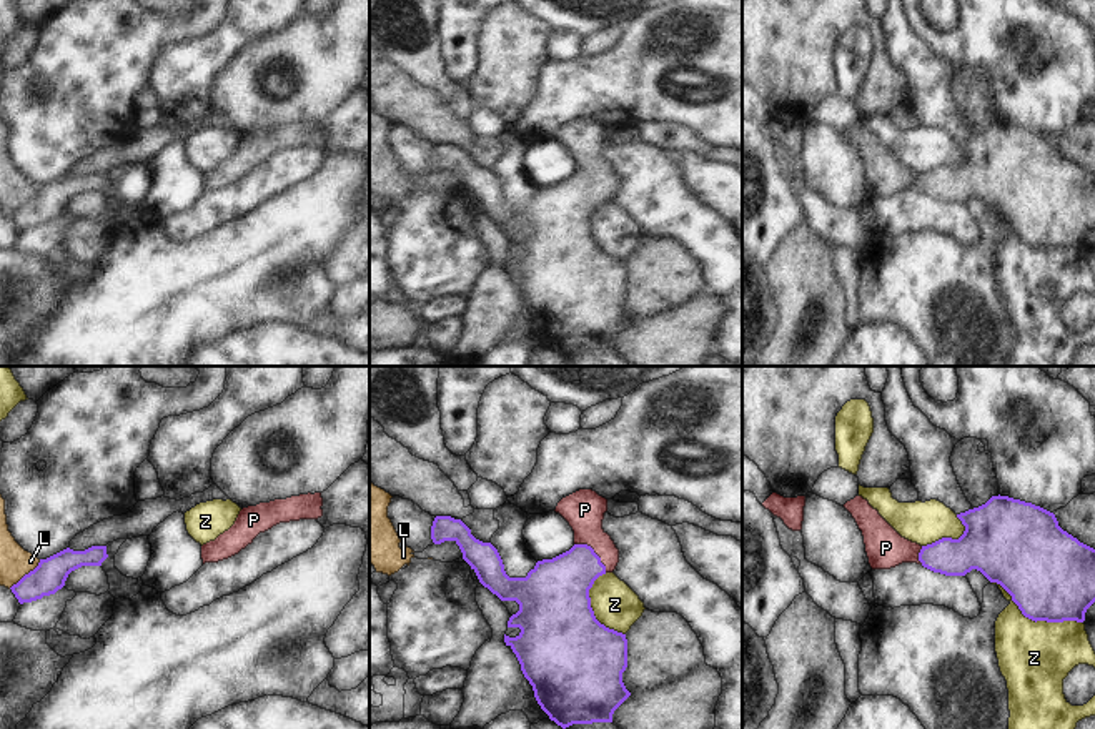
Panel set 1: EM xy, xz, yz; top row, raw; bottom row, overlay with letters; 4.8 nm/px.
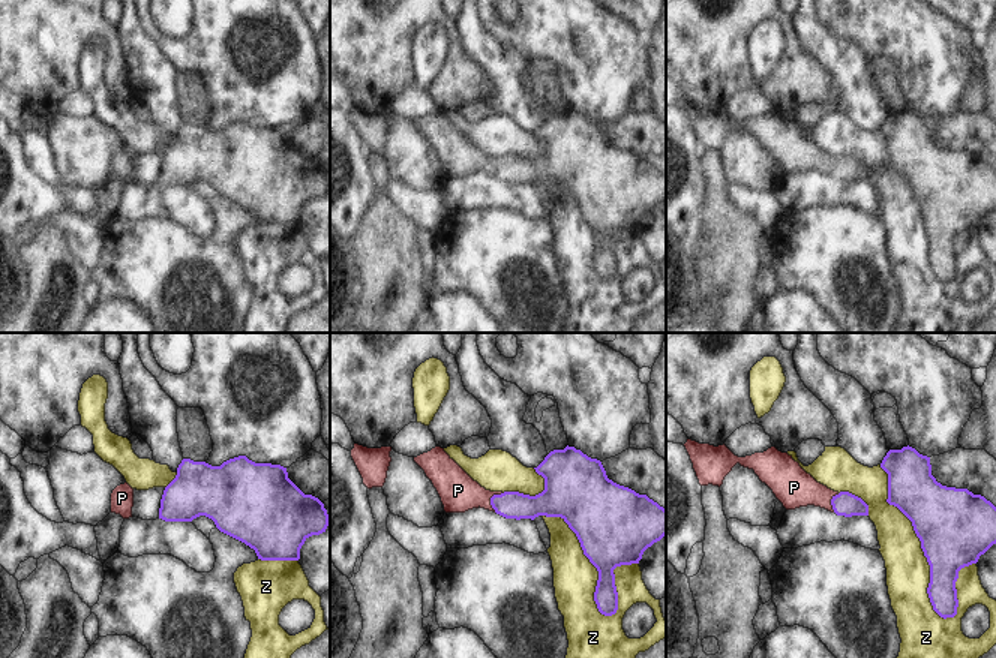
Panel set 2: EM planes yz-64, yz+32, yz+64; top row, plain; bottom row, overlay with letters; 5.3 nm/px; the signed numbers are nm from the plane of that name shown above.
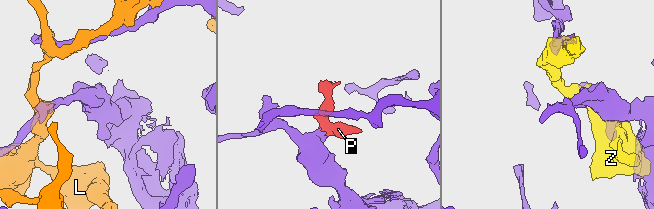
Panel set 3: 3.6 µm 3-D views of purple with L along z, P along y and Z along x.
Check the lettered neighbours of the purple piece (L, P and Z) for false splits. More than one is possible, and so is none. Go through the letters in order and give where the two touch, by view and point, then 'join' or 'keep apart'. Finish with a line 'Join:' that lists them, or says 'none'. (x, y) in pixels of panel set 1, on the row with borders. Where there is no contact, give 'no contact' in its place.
L: xy (25, 575) | keep apart
P: xz (593, 551) | join
Z: yz (1035, 621) | keep apart
Join: P

